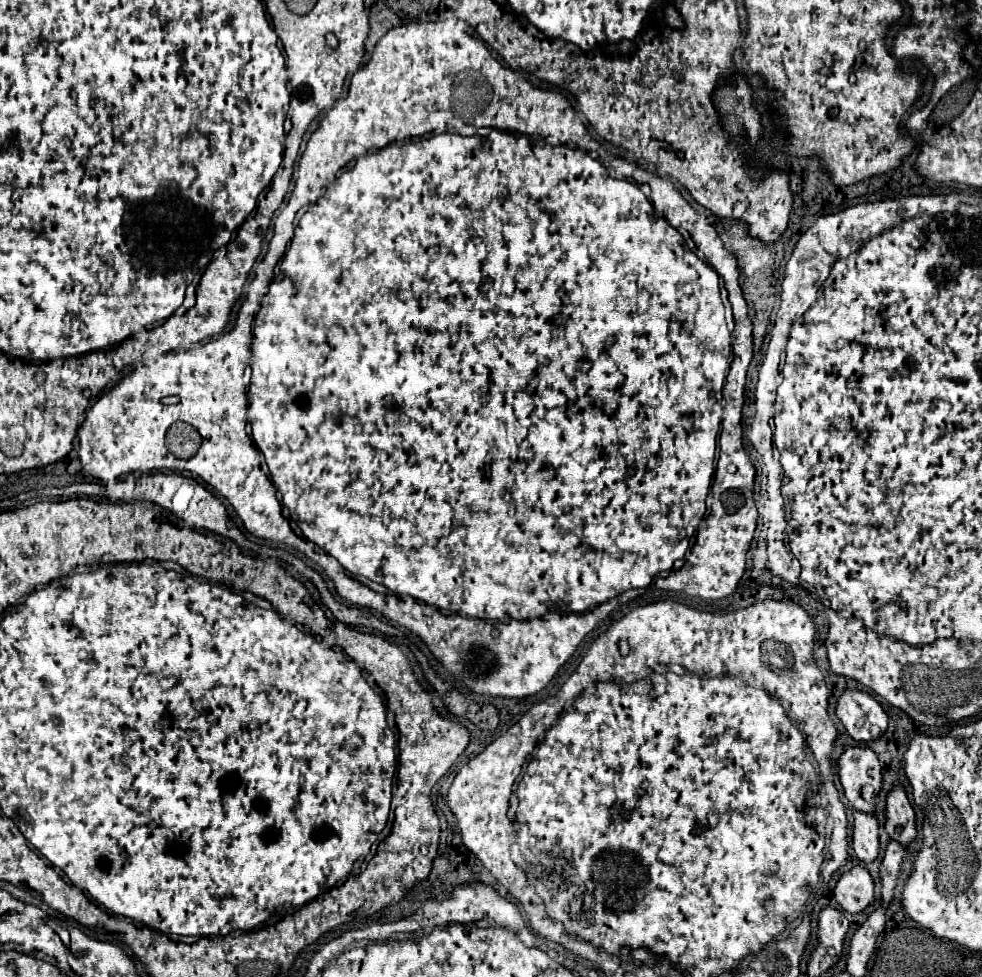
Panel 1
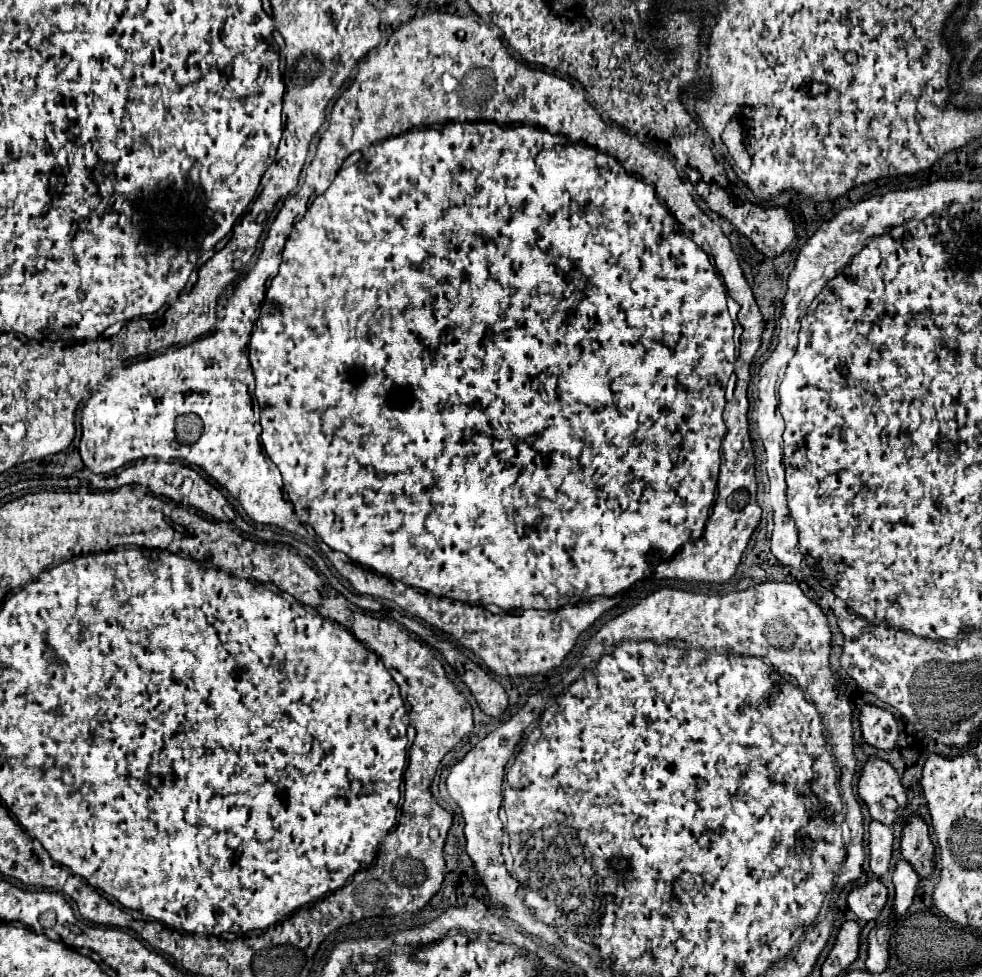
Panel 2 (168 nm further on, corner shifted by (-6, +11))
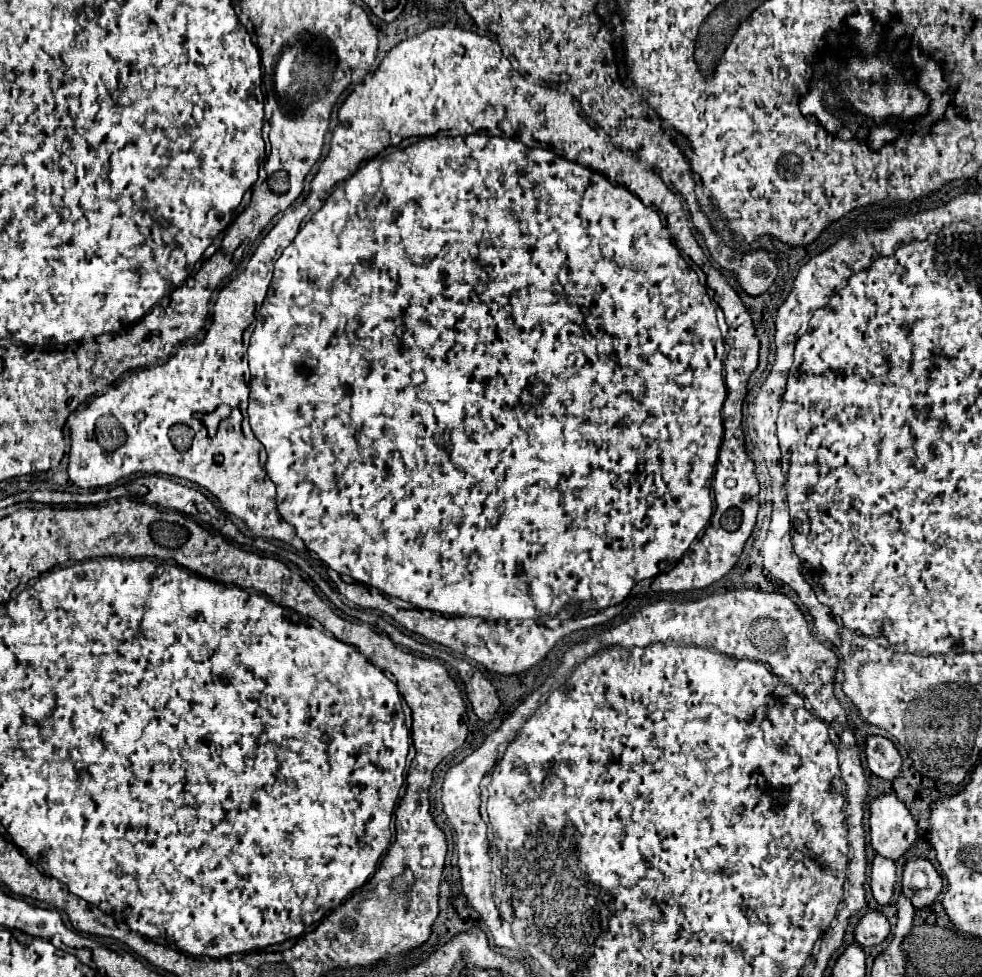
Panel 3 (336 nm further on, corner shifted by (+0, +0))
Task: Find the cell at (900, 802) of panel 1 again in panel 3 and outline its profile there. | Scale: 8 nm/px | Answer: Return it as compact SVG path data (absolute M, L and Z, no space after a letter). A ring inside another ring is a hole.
M912 856L904 864L902 892L916 908L930 906L942 890L942 878L926 856Z

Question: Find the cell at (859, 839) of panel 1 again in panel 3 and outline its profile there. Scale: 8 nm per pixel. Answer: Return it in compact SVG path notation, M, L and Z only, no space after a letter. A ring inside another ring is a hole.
M880 854L872 860L872 874L870 874L870 888L878 904L888 904L892 898L896 882L896 864L894 860L888 860Z

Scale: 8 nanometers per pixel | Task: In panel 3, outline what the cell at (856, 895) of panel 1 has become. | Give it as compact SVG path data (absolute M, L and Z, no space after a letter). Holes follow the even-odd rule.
M868 910L854 928L854 938L860 946L876 946L890 934L890 922L880 910Z

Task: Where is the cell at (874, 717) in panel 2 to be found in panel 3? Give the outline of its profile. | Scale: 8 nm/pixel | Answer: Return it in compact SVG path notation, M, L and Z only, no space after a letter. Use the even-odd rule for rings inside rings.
M868 736L864 752L866 752L868 768L876 776L886 778L886 780L892 780L898 776L902 758L900 758L896 746L892 744L892 740L888 740L884 736Z

